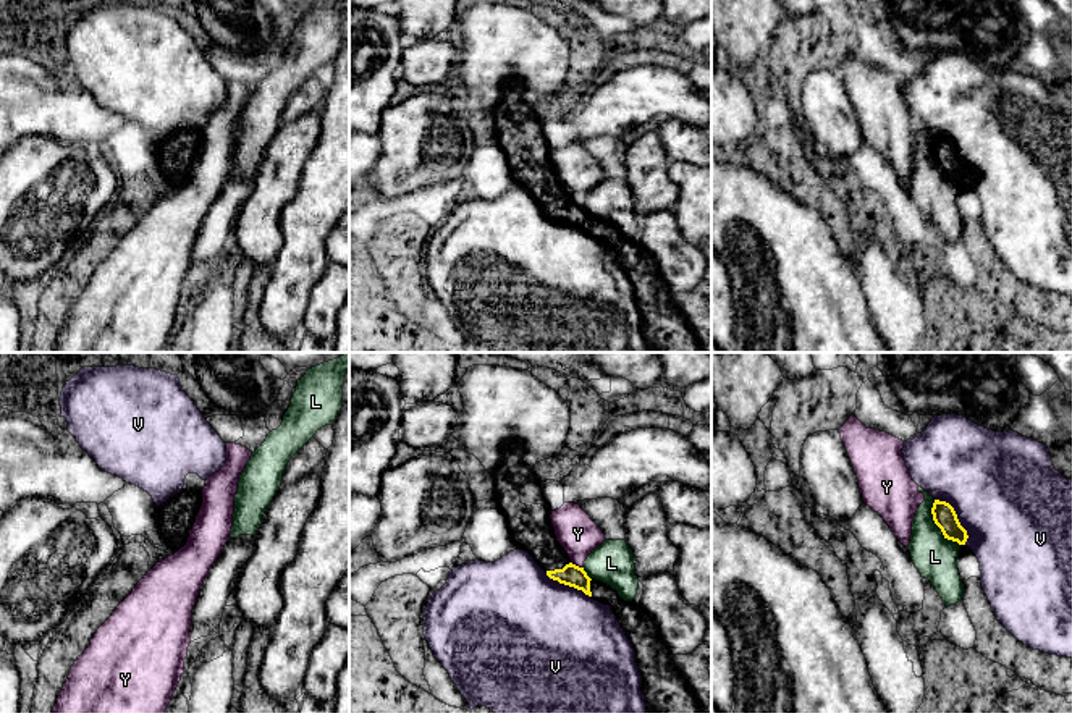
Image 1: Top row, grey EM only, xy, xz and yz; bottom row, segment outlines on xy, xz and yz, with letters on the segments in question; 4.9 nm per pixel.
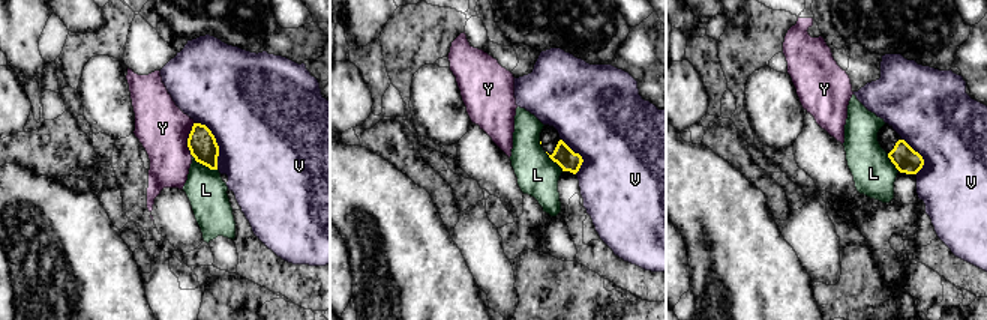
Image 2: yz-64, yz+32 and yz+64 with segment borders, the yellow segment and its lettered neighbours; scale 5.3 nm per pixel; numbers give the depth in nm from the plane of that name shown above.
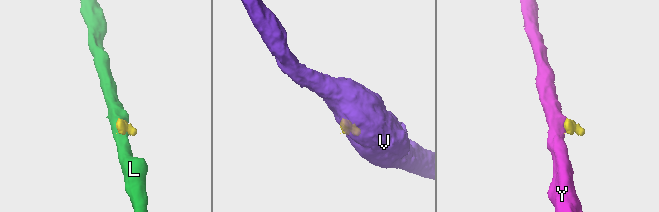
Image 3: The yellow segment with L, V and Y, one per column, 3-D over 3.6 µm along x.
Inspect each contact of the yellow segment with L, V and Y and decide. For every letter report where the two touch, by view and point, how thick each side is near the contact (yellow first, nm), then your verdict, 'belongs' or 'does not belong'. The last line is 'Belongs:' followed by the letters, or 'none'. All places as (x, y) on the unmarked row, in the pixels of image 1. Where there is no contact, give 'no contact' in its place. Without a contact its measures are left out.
L: meets yellow in yz at (936, 162); 120 nm thick on the yellow side, 220 nm on the other; does not belong
V: meets yellow in yz at (956, 156); 120 nm thick on the yellow side, 480 nm on the other; does not belong
Y: meets yellow in xz at (578, 204); 110 nm thick on the yellow side, 200 nm on the other; does not belong
Belongs: none

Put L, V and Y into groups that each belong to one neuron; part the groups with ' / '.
L Y / V

